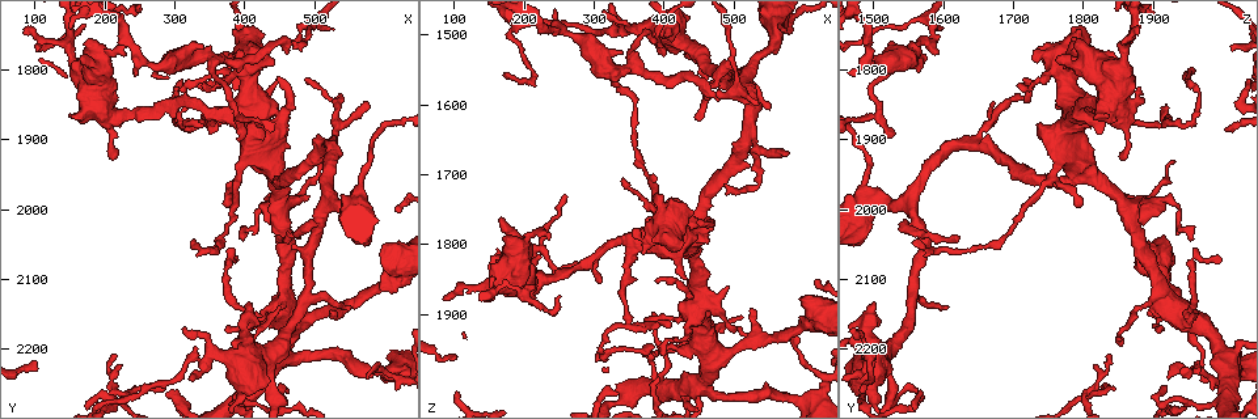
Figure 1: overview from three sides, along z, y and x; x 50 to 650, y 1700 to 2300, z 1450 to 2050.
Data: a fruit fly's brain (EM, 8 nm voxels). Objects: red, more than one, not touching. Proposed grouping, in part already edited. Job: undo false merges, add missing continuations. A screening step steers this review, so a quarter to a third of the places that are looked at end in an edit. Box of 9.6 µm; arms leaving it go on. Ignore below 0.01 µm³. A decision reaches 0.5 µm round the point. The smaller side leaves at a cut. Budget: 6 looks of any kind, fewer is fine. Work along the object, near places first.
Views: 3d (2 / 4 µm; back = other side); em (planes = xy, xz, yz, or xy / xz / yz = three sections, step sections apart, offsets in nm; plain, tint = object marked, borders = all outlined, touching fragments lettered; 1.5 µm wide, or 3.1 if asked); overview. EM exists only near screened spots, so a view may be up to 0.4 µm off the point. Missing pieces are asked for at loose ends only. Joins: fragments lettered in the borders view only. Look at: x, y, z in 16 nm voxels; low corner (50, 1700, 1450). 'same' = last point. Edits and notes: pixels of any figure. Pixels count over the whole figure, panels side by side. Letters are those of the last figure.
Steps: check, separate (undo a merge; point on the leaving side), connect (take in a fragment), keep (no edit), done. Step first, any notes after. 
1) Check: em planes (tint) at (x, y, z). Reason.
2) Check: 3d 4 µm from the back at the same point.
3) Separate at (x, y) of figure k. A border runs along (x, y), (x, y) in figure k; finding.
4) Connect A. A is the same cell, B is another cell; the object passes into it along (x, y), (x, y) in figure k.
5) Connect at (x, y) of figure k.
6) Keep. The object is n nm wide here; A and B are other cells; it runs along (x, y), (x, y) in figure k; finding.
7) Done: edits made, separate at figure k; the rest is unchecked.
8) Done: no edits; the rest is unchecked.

Check: em planes (borders) at (390, 2070, 1995). End of a long branch.

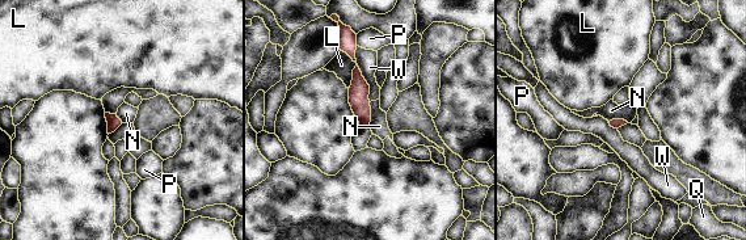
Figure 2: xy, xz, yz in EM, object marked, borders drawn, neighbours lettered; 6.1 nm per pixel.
Keep. L, N, P, Q and W are other cells; a border runs along (370, 102), (370, 122), (367, 125) in figure 2; no lettered fragment goes on from it.

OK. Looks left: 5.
Check: em yz step 4 (borders) at (380, 1995, 1795). Free end.

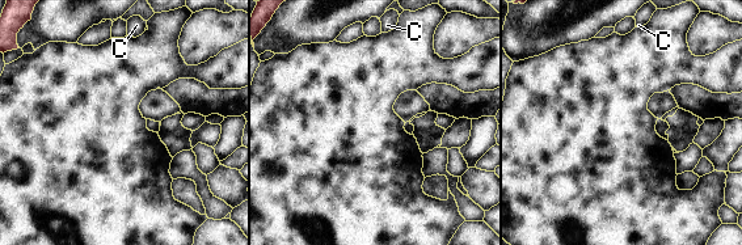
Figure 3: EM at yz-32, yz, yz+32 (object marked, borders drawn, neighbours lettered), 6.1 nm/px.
Check: em planes (borders) at the same point.

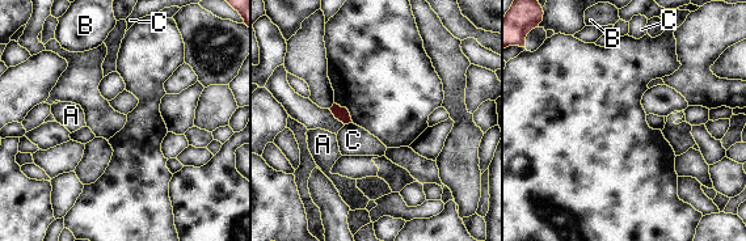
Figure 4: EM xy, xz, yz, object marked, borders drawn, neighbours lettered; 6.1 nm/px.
Keep. The object is 90 nm wide here; A, B and C are other cells; a border runs along (352, 122), (345, 125) in figure 4; no lettered fragment goes on from it.

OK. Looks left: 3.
Check: 3d 4 µm at (345, 2215, 1490). Thick turns thin.

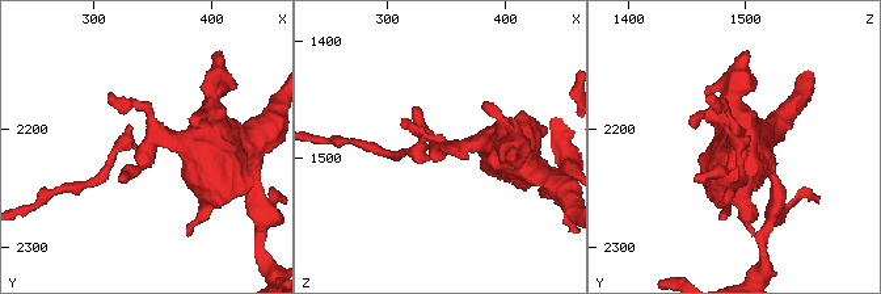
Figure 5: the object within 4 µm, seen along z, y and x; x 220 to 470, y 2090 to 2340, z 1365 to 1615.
Check: em xy step 4 (tint) at (346, 2214, 1490).

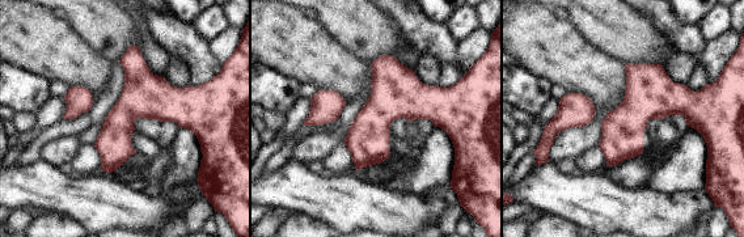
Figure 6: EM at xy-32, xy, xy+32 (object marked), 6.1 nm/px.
Check: em planes (borders) at the same point.

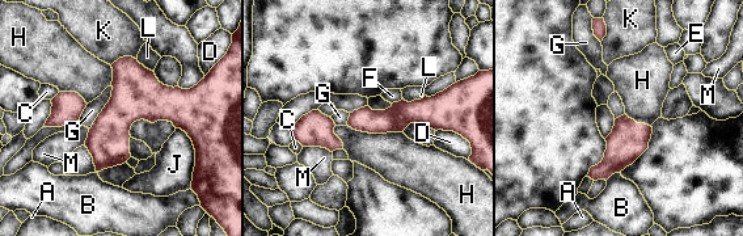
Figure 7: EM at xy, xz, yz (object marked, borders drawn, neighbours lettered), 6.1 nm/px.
Keep. A, B, C, D, E, F, G, H, J, K, L and M are other cells; one cell here.

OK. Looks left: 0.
Done: no edits; the rest is unchecked.

